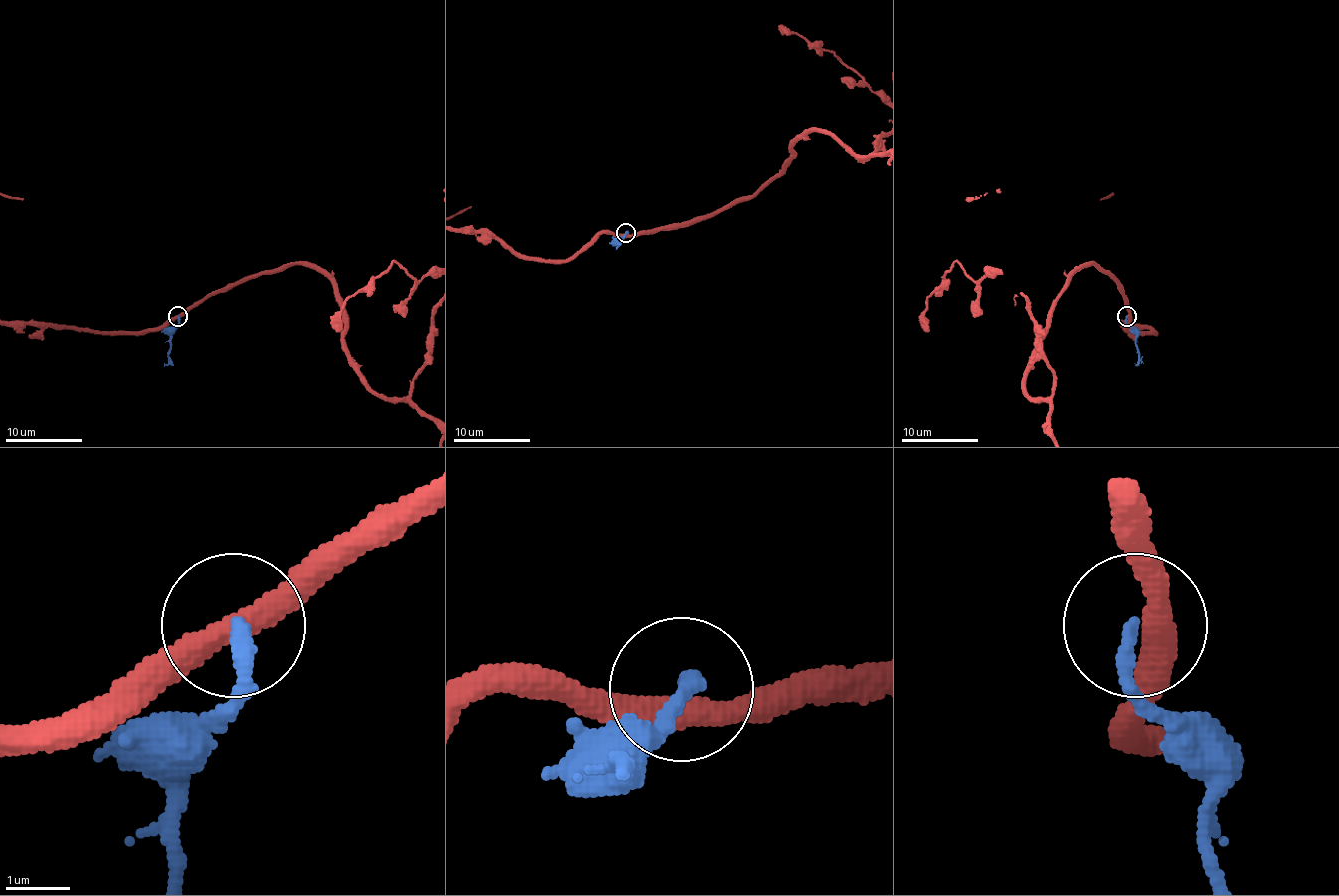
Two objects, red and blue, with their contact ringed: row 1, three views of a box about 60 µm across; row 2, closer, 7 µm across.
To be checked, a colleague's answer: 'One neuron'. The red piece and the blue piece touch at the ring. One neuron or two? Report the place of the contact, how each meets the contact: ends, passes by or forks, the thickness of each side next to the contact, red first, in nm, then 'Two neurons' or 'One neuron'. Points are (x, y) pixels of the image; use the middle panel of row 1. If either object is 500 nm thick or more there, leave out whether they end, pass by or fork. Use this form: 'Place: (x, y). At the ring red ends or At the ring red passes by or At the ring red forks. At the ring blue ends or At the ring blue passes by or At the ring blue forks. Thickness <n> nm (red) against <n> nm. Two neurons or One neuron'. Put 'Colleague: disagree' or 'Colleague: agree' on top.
Colleague: disagree
Place: (625, 233). At the ring red passes by. At the ring blue ends. Thickness 400 nm (red) against 240 nm. Two neurons

